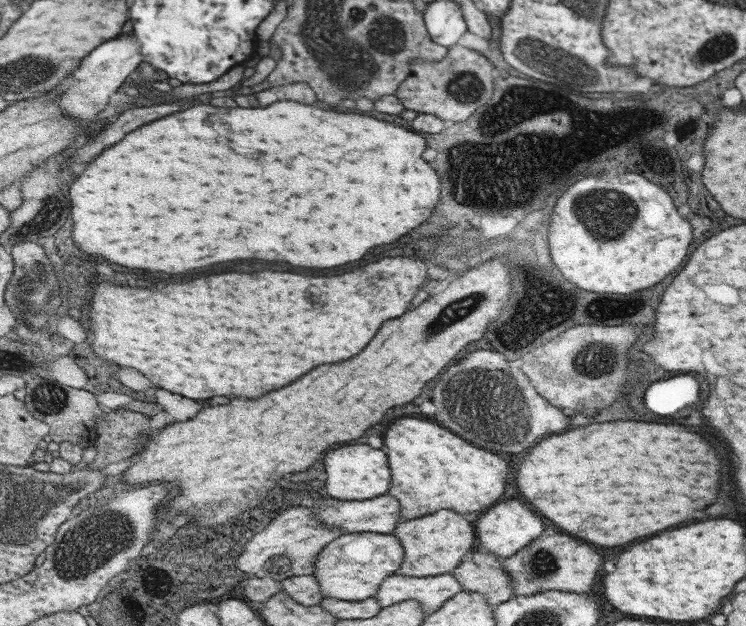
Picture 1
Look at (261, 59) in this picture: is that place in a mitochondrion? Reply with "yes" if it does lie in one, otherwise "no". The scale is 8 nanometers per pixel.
no

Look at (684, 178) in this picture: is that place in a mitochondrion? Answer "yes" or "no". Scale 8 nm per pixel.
no

